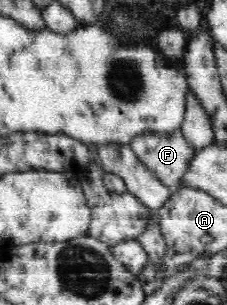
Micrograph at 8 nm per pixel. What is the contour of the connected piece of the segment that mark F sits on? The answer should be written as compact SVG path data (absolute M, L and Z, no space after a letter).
M181 128L175 129L172 133L162 134L156 132L146 132L132 138L130 147L136 152L138 159L146 165L146 169L154 172L154 175L168 187L177 188L181 184L188 169L189 162L195 156L194 148L190 142L186 141Z

